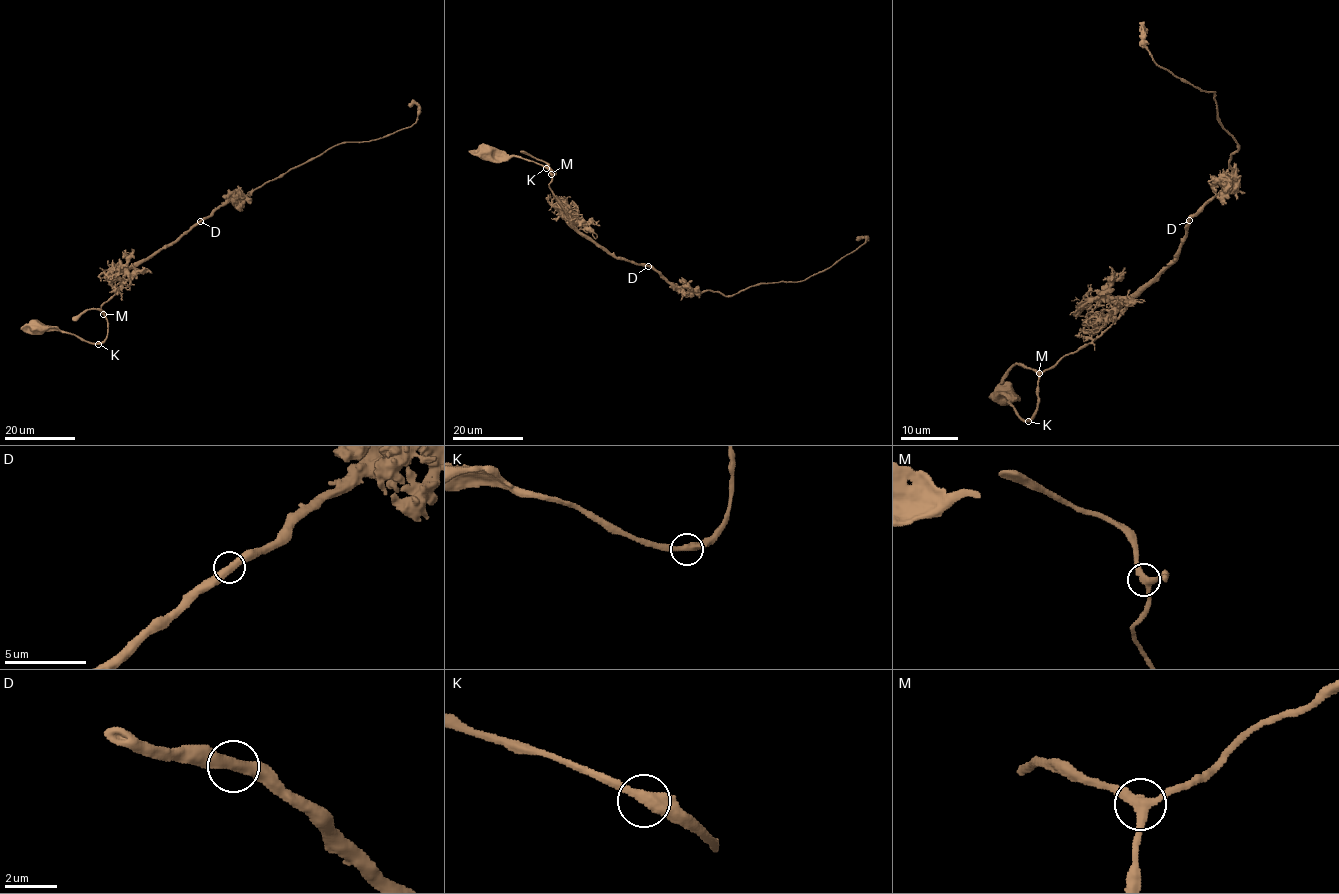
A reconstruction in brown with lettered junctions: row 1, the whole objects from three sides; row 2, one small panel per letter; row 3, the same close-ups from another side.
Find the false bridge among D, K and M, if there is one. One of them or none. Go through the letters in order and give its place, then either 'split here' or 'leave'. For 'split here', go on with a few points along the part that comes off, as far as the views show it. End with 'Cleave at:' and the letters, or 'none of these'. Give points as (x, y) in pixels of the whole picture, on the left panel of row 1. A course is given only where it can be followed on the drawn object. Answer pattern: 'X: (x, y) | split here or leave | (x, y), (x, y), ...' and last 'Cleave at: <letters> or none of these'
D: (200, 221) | leave
K: (98, 344) | leave
M: (103, 314) | leave
Cleave at: none of these

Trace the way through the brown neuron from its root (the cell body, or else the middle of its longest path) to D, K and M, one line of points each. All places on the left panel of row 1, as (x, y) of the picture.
D: (37, 325), (56, 326), (101, 343), (108, 328), (101, 307), (125, 273), (200, 221)
K: (37, 325), (56, 326), (98, 344)
M: (37, 325), (56, 326), (87, 341), (101, 343), (106, 338), (108, 328), (103, 314)

